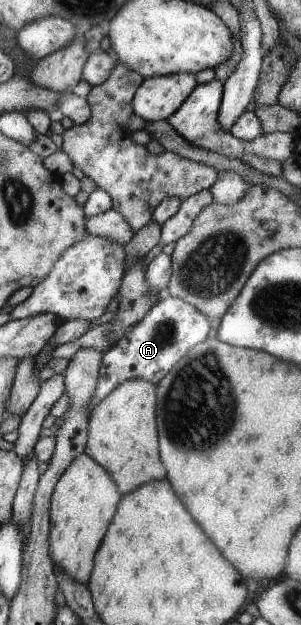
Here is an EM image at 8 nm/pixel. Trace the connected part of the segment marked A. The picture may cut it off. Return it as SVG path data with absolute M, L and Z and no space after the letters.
M163 296L159 302L155 302L153 308L139 320L131 330L127 330L127 336L121 336L107 352L102 353L101 370L99 371L99 382L95 388L95 396L87 404L87 412L99 404L106 396L123 383L123 380L131 378L143 378L151 384L161 381L161 378L169 372L171 366L195 344L207 339L211 330L211 321L203 316L194 305L183 302L183 300Z

